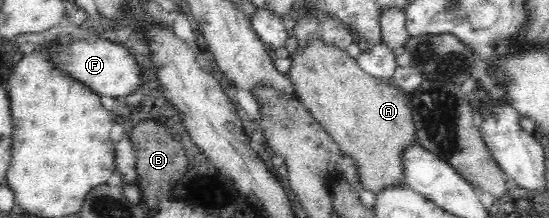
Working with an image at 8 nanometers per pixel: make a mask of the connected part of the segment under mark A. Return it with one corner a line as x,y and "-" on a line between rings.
313,40
309,44
308,48
305,48
303,52
296,52
292,55
290,72
288,74
290,80
292,81
295,92
298,96
298,99
307,110
310,112
310,115
319,122
319,124
329,133
329,136
335,141
335,144
339,147
339,150
346,156
349,160
352,160
354,167
356,168
356,173
358,176
359,185
362,186
365,190
373,192
375,196
380,195
381,192
387,190
387,188
397,188
401,186
406,186
405,175
404,175
404,154
409,151
409,148
417,146
417,127
413,123
413,107
411,106
411,99
409,94
403,92
403,90
395,87
391,84
382,85
381,82
369,77
357,64
356,60
353,60
345,50
337,50
320,40

